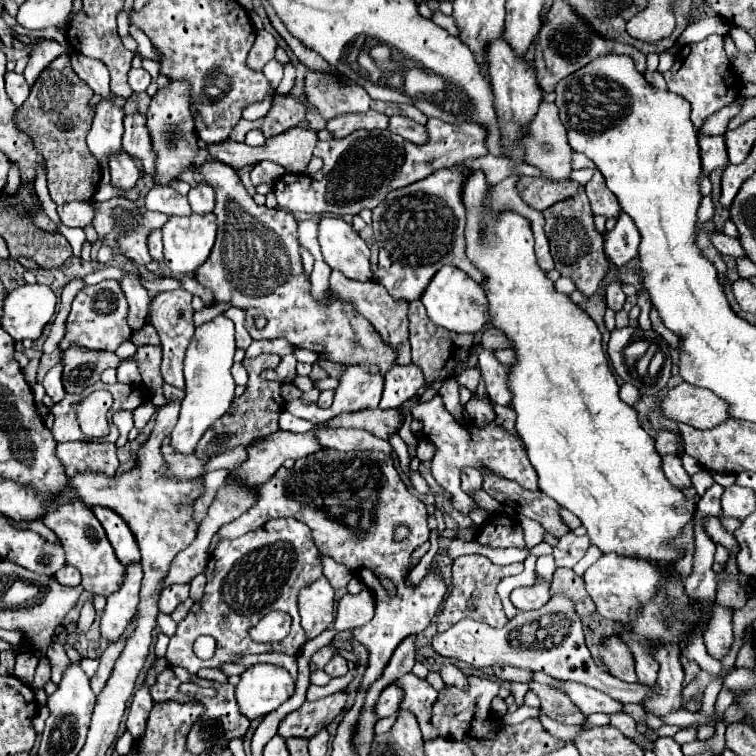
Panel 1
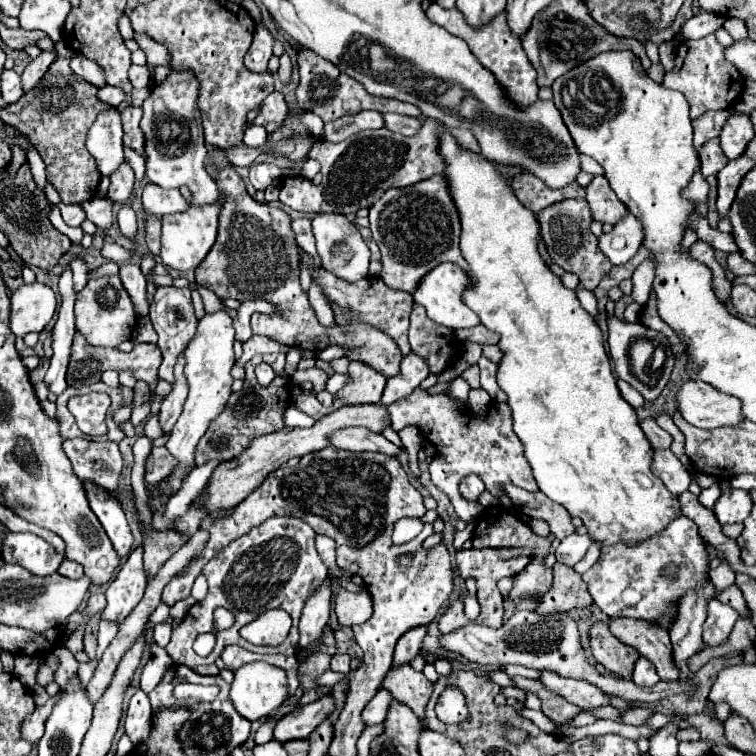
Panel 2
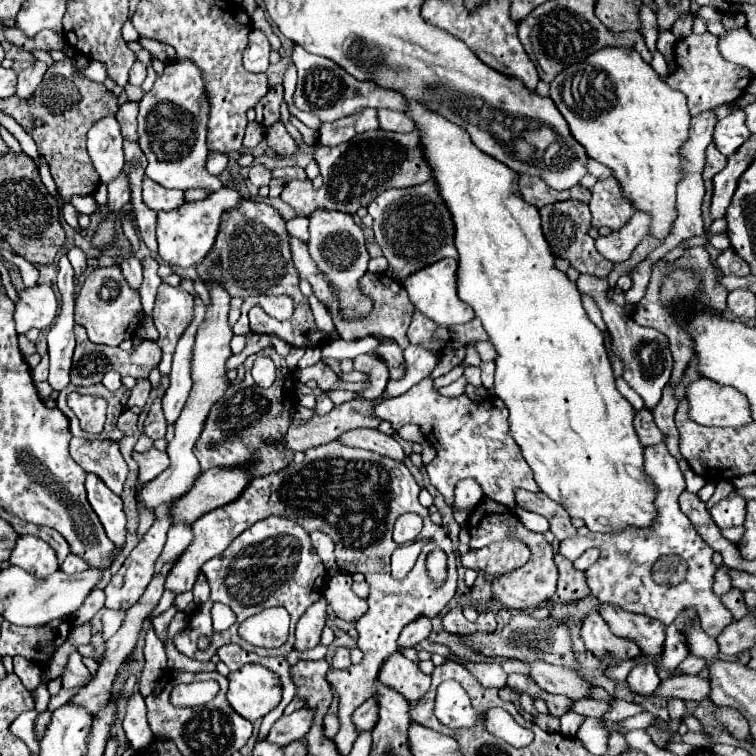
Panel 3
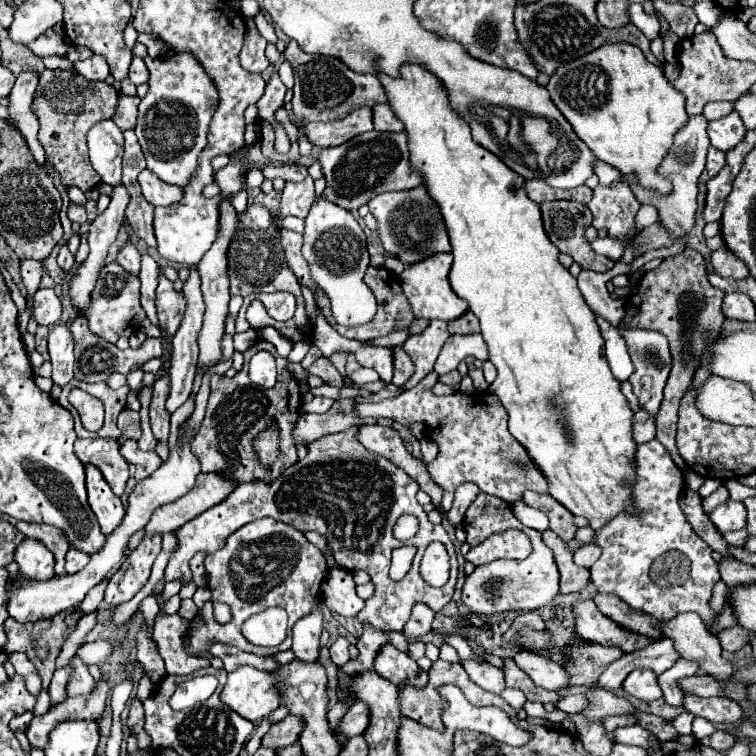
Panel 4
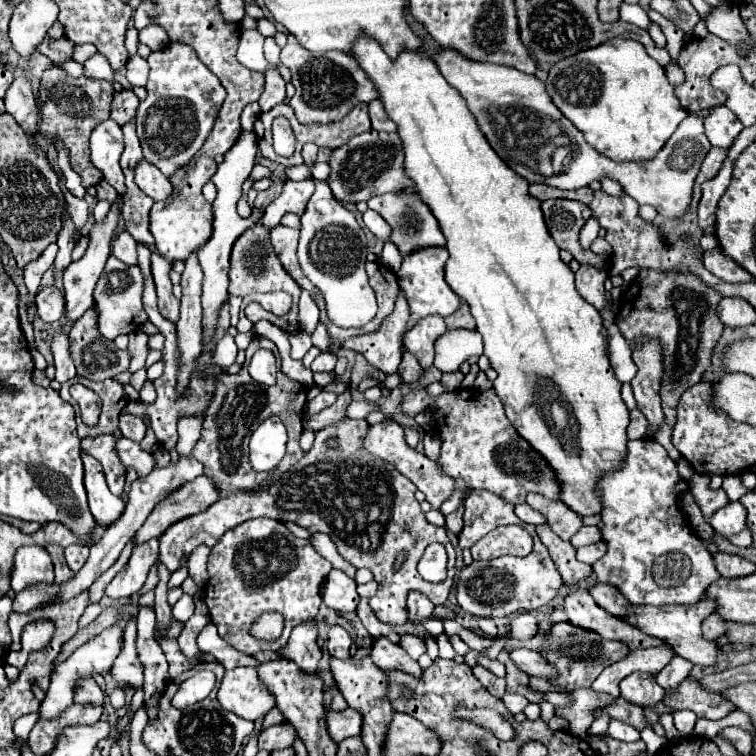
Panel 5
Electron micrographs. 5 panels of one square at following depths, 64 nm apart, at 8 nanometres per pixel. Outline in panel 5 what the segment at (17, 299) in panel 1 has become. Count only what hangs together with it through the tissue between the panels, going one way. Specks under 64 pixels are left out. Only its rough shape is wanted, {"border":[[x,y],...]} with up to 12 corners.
{"border":[[56,286],[36,294],[36,312],[44,322],[64,314],[64,294]]}

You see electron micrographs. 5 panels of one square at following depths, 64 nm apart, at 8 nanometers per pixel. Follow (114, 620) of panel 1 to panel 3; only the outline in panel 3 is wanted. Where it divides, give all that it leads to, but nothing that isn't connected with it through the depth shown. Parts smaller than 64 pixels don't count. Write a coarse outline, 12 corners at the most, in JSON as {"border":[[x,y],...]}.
{"border":[[174,502],[106,586],[106,608],[128,610],[154,574]]}

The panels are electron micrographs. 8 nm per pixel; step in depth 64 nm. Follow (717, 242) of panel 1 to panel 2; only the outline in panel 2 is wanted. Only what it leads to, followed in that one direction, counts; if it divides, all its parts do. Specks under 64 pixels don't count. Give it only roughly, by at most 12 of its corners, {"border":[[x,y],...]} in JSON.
{"border":[[690,216],[698,238],[726,254],[738,252],[732,234],[710,228],[708,220]]}

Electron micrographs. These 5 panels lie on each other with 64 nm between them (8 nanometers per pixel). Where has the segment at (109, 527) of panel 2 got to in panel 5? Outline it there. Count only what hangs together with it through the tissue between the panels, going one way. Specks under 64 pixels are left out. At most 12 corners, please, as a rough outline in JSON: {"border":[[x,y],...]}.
{"border":[[84,460],[92,516],[108,528],[122,516],[124,502],[108,490],[102,466]]}

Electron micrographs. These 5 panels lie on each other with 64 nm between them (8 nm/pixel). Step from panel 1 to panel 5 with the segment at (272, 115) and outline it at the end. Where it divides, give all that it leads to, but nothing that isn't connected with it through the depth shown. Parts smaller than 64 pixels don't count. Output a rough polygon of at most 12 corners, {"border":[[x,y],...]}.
{"border":[[276,70],[266,72],[266,88],[258,100],[268,112],[286,98],[286,82]]}

